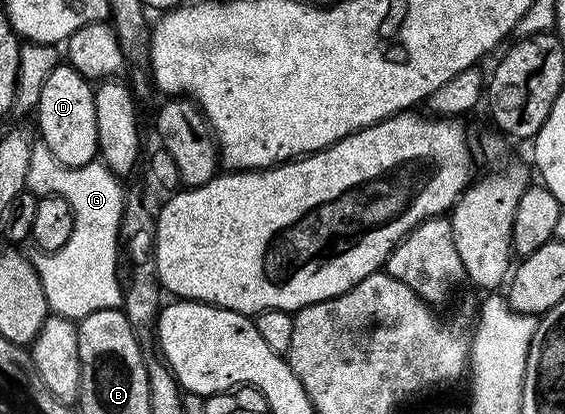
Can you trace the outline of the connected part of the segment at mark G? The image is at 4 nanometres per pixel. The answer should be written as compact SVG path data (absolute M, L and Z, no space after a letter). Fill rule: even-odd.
M37 139L32 144L26 190L35 197L61 195L71 205L73 213L72 231L64 243L51 252L38 254L39 257L34 258L34 266L40 275L50 312L80 321L101 308L116 306L114 289L99 287L99 283L107 283L115 275L115 243L120 240L127 199L121 193L122 182L118 176L100 160L67 167L58 162L45 142Z

